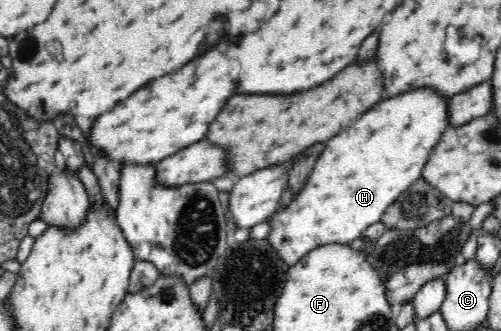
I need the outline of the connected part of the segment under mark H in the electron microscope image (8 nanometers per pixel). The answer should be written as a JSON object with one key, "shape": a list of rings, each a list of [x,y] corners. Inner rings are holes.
{"shape":[[[417,89],[387,101],[381,100],[351,121],[349,127],[339,131],[336,137],[329,139],[305,187],[296,193],[297,197],[285,209],[268,219],[271,226],[268,242],[279,253],[281,261],[291,268],[319,245],[359,243],[364,238],[365,229],[380,221],[397,197],[422,178],[433,149],[448,128],[448,99],[446,95],[435,95],[431,89]]]}

